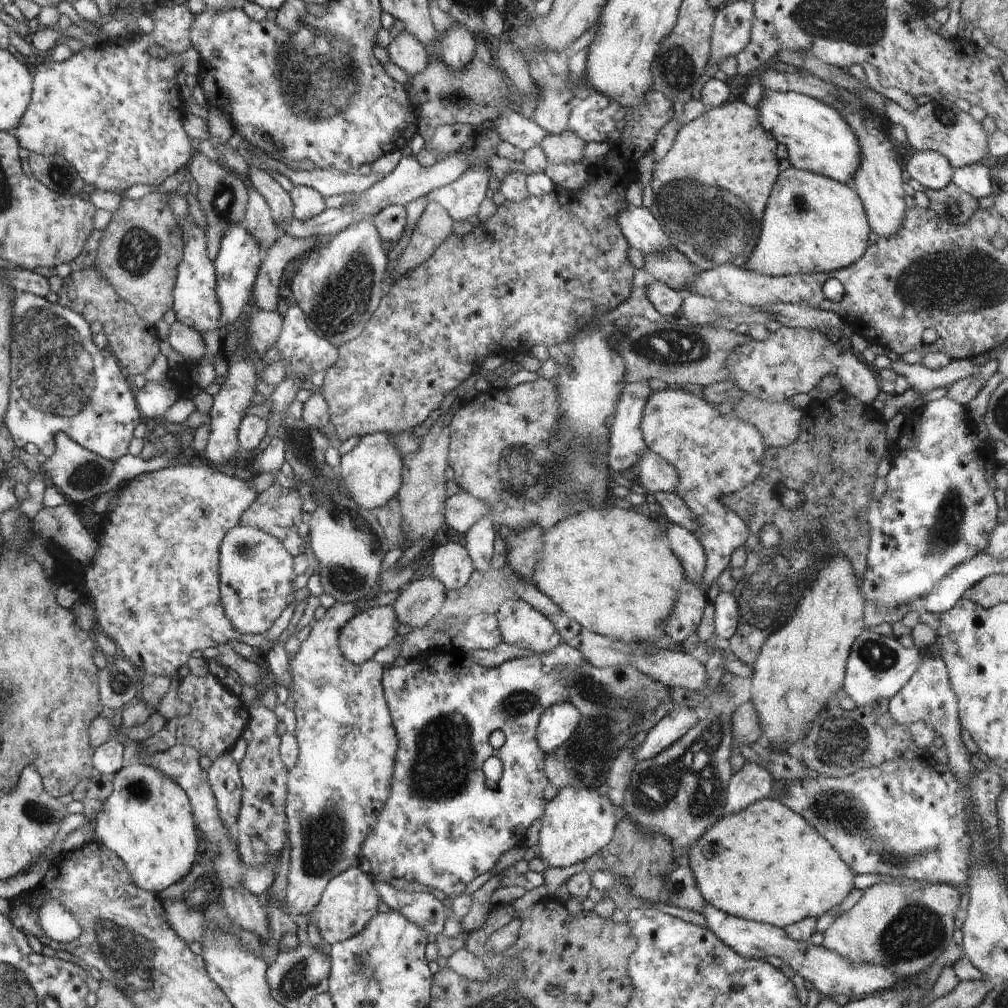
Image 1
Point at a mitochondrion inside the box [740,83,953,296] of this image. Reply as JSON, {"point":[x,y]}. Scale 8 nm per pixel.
{"point":[800,204]}

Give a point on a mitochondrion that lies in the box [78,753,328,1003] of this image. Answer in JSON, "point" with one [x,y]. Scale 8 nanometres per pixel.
{"point":[130,956]}

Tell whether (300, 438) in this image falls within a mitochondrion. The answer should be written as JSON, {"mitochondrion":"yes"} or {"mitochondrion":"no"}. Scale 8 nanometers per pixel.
{"mitochondrion":"yes"}

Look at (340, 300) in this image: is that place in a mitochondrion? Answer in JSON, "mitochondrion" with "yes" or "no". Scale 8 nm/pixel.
{"mitochondrion":"yes"}

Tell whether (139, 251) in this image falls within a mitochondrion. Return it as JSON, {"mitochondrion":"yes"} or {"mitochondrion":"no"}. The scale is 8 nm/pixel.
{"mitochondrion":"yes"}

